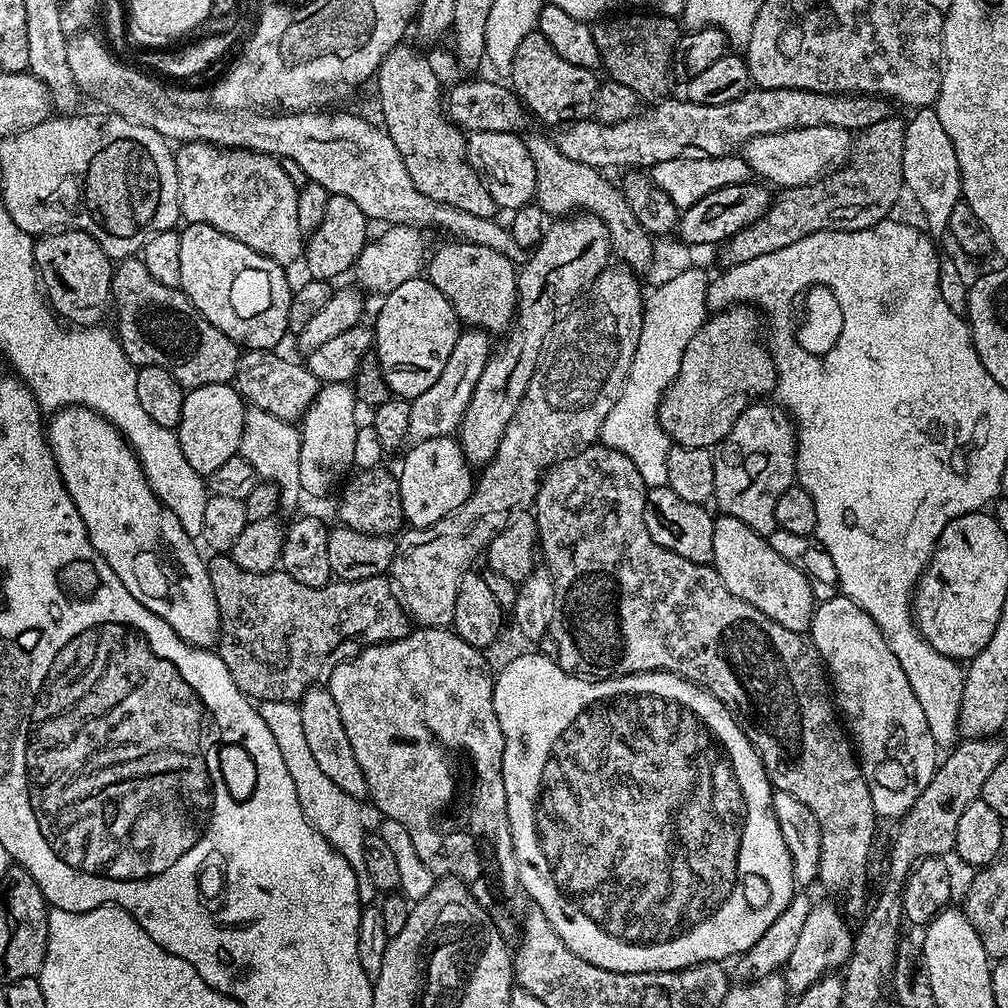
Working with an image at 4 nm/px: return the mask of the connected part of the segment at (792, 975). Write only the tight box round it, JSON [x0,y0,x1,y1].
[782,903,853,993]

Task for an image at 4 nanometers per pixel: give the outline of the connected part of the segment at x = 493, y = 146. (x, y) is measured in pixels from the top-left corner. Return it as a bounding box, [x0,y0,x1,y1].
[467,130,536,210]

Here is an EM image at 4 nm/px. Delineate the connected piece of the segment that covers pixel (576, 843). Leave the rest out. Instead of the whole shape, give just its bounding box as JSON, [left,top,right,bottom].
[492,650,798,973]

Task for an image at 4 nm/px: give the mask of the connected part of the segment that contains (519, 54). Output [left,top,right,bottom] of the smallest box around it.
[510,30,598,126]

